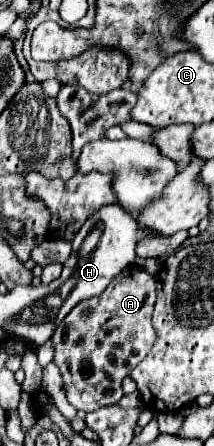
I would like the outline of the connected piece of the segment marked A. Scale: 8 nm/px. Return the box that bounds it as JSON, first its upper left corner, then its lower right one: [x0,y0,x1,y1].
[52,264,156,412]

